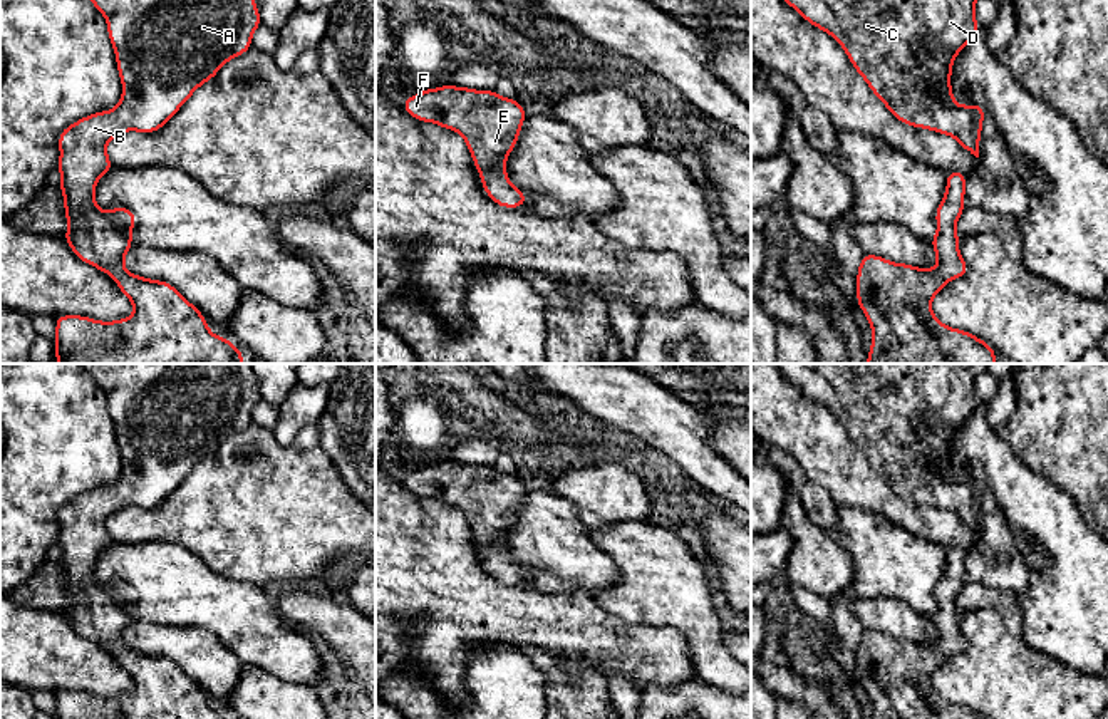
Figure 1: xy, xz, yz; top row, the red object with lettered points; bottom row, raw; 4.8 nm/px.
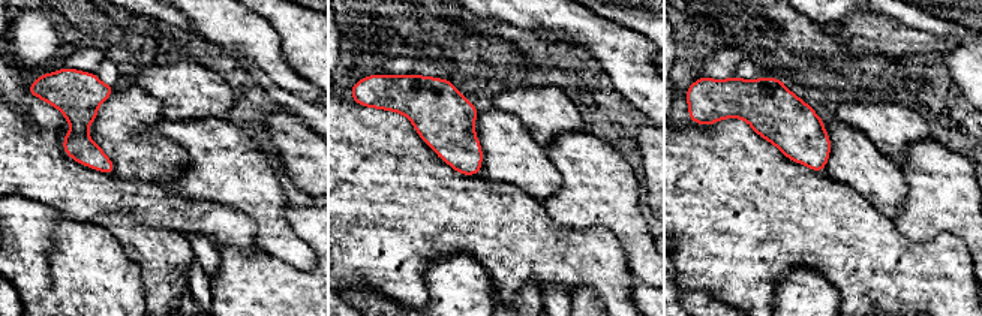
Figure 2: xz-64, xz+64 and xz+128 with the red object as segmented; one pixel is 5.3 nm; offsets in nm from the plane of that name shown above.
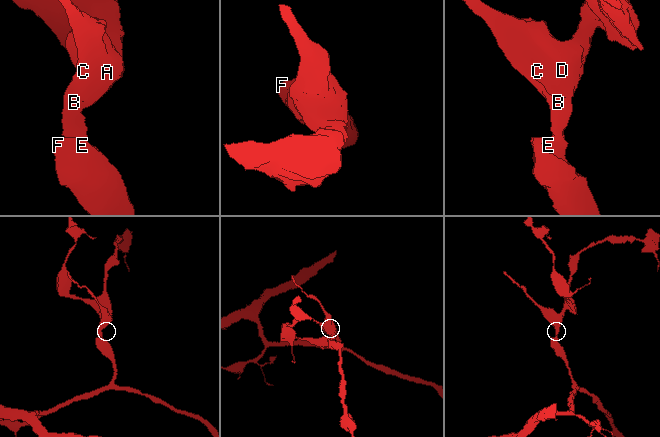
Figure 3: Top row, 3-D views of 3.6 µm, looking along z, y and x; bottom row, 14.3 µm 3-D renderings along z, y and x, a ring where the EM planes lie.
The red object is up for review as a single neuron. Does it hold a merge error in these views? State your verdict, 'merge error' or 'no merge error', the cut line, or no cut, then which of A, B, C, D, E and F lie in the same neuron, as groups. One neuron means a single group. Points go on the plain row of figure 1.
no merge error; no cut; A B C D E F

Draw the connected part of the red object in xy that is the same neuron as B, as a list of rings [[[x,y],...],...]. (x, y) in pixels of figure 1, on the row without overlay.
[[[82,364],[87,374],[107,396],[107,409],[116,427],[119,453],[122,458],[121,478],[112,486],[102,486],[85,491],[59,510],[60,535],[57,545],[62,555],[57,558],[64,570],[64,583],[69,605],[62,612],[72,623],[74,630],[111,650],[119,665],[132,677],[134,691],[124,696],[99,697],[82,691],[55,692],[54,719],[231,719],[226,712],[216,712],[208,704],[208,696],[189,679],[173,660],[163,655],[148,655],[124,645],[124,630],[134,622],[131,605],[137,593],[124,582],[102,587],[96,575],[94,565],[97,556],[114,543],[106,521],[126,506],[144,510],[161,504],[178,484],[205,458],[211,456],[221,441],[250,426],[251,411],[261,401],[256,377],[250,364]]]

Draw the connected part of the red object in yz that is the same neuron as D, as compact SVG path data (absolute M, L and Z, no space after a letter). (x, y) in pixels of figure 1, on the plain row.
M778 364L781 374L845 426L872 468L900 498L952 511L979 533L986 484L959 481L950 464L952 437L981 406L974 379L986 364Z

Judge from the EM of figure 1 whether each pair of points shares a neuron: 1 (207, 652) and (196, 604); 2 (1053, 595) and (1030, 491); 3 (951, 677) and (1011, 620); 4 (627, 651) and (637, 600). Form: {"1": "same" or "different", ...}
{"1": "different", "2": "same", "3": "different", "4": "different"}

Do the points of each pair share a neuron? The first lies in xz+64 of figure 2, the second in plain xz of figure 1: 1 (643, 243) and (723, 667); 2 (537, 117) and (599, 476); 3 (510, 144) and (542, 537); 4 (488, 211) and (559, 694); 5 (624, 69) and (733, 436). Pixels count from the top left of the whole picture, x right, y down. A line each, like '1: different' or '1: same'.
1: same
2: same
3: same
4: different
5: different

